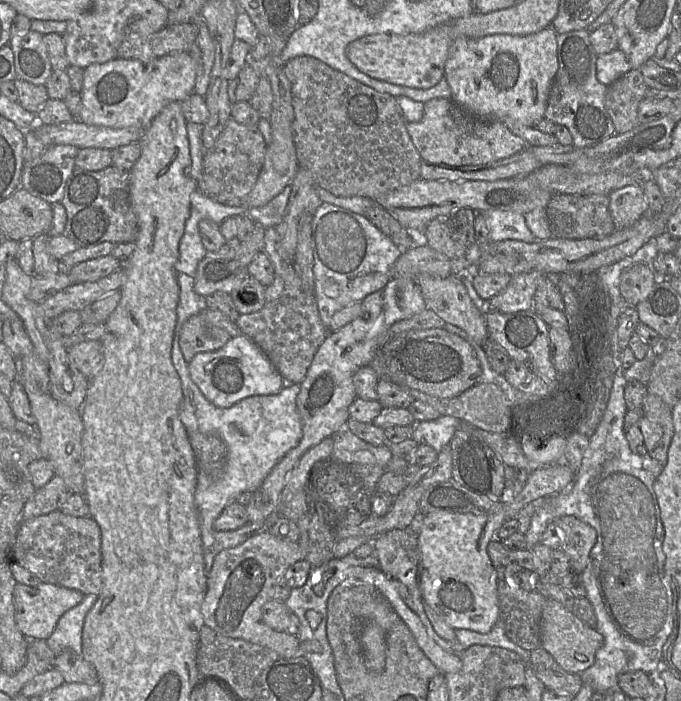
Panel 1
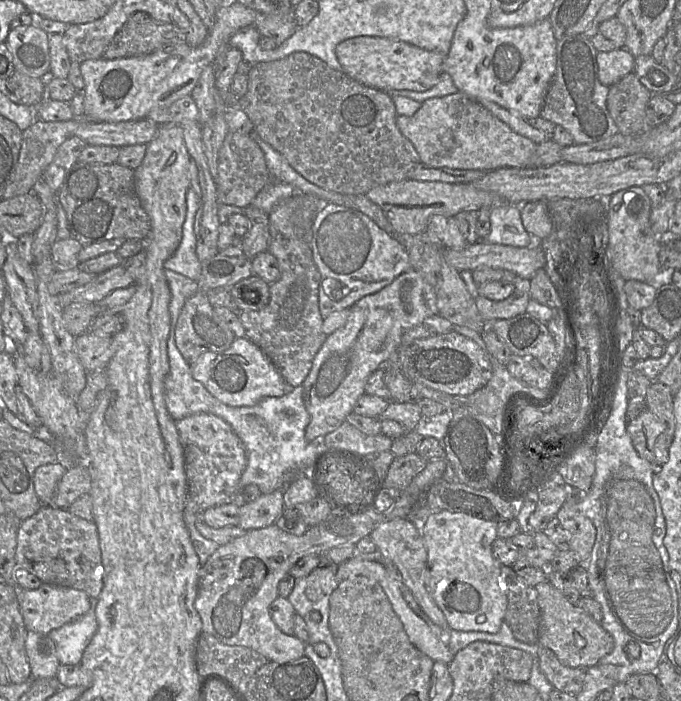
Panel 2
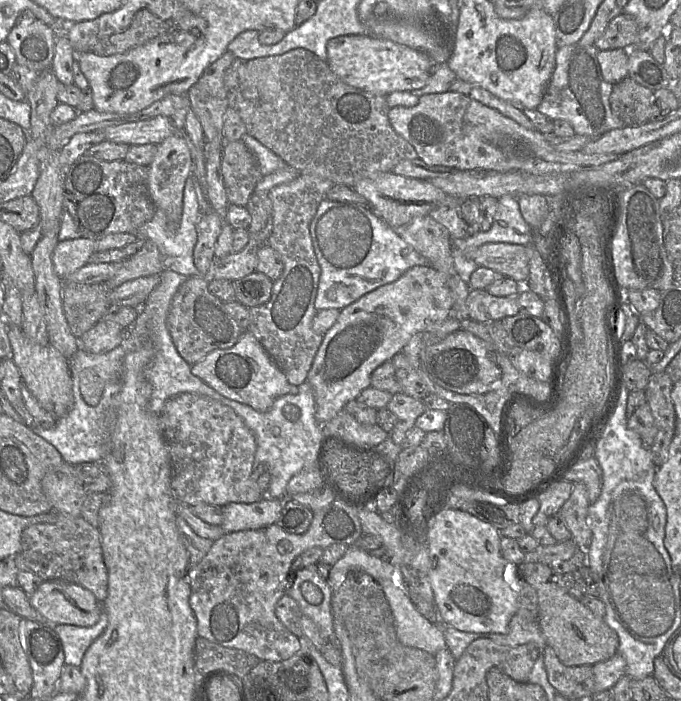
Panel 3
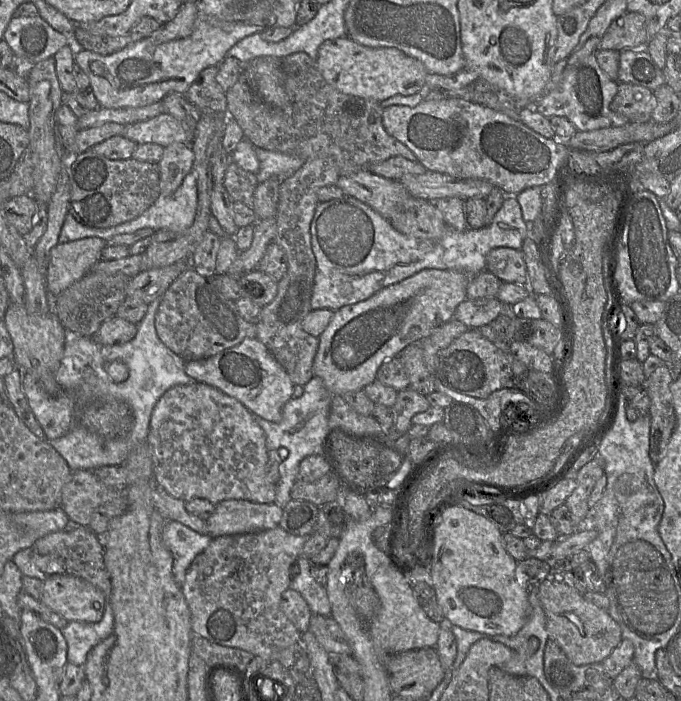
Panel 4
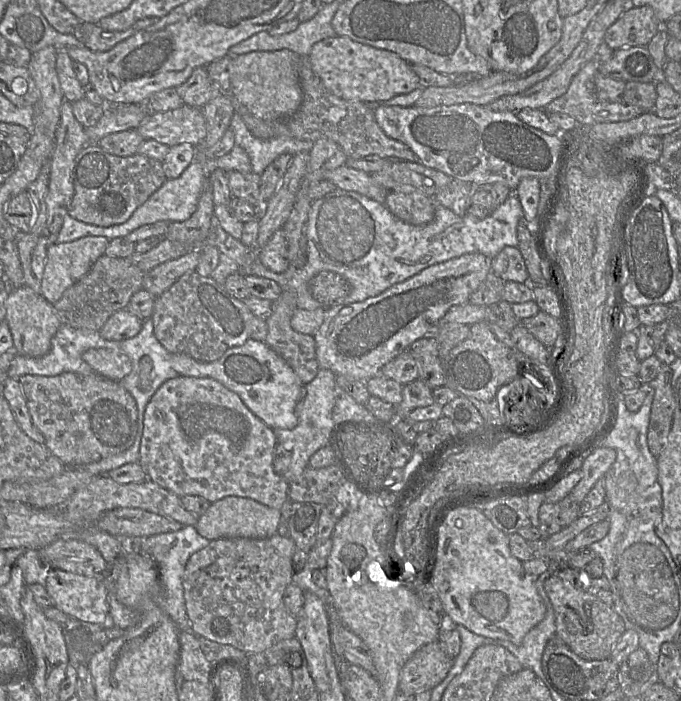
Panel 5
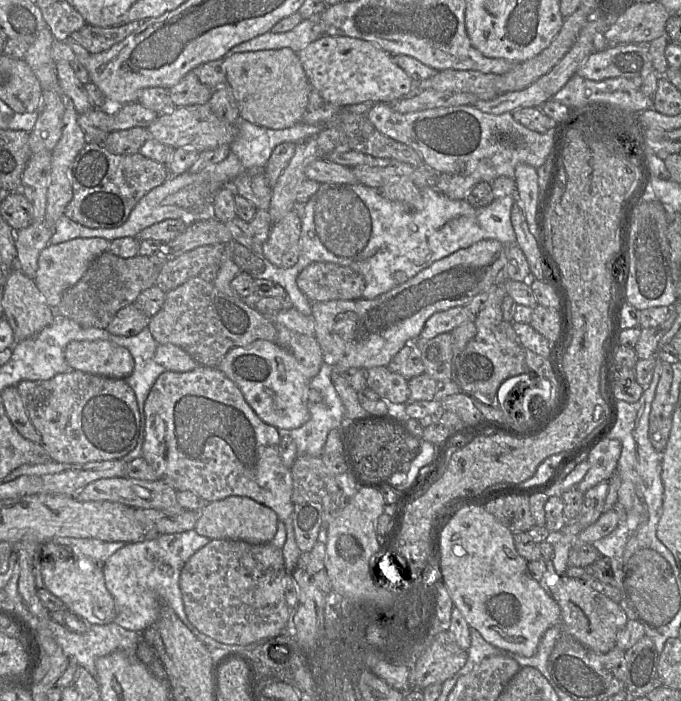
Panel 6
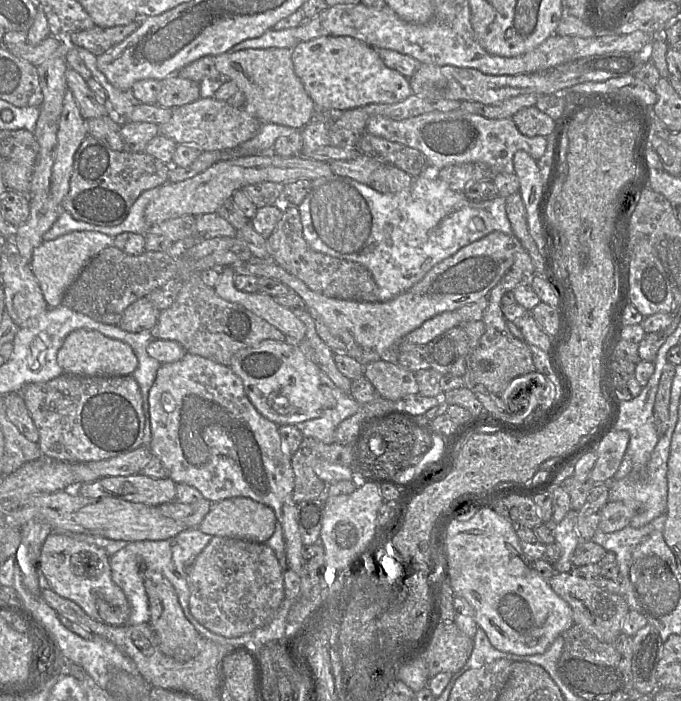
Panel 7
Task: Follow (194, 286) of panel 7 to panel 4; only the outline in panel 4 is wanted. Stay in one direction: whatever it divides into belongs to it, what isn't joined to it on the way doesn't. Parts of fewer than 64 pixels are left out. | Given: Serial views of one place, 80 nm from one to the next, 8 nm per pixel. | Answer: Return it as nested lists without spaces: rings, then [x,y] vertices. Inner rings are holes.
[[[194,268],[182,273],[162,295],[155,327],[160,340],[186,362],[207,359],[247,337],[257,338],[256,324],[244,320],[235,302],[215,288],[211,277],[201,276]]]

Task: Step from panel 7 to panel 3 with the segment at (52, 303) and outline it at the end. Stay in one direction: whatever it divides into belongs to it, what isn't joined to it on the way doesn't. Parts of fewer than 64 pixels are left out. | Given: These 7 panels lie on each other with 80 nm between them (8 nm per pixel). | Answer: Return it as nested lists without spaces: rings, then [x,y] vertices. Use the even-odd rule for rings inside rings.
[[[88,238],[59,241],[52,253],[54,271],[61,280],[67,279],[76,270],[89,263],[90,256],[95,252],[95,241]]]

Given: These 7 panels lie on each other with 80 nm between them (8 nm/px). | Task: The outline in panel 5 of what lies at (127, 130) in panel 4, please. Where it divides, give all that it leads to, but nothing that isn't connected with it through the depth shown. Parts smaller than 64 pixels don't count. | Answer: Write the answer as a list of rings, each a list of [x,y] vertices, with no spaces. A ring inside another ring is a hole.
[[[186,104],[166,112],[151,113],[136,129],[144,140],[153,139],[169,147],[183,143],[196,146],[206,136],[201,108]]]

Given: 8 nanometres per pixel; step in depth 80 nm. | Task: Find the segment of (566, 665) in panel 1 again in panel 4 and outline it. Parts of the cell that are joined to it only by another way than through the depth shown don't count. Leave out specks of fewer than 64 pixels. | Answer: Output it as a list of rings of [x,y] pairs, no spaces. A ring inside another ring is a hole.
[[[548,577],[539,585],[538,597],[546,617],[549,639],[553,639],[576,666],[602,663],[623,640],[620,626],[608,611],[595,606],[565,583]]]

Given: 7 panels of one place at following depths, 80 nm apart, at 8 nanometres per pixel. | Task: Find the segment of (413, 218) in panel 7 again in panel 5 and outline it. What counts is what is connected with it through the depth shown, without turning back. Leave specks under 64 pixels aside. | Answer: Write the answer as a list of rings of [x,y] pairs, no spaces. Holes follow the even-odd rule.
[[[336,187],[311,204],[307,224],[307,262],[302,269],[289,264],[283,273],[266,268],[255,248],[244,245],[227,233],[213,215],[208,243],[218,247],[239,266],[245,275],[265,277],[277,282],[282,289],[292,289],[297,295],[297,307],[316,310],[323,304],[309,292],[309,281],[321,271],[336,272],[351,285],[350,293],[337,304],[362,302],[375,297],[391,286],[403,282],[423,269],[460,257],[480,253],[489,259],[506,246],[518,247],[517,226],[523,219],[521,203],[514,192],[487,217],[478,219],[466,213],[458,216],[434,201],[434,219],[425,225],[411,225],[395,217],[385,206],[362,194]]]

